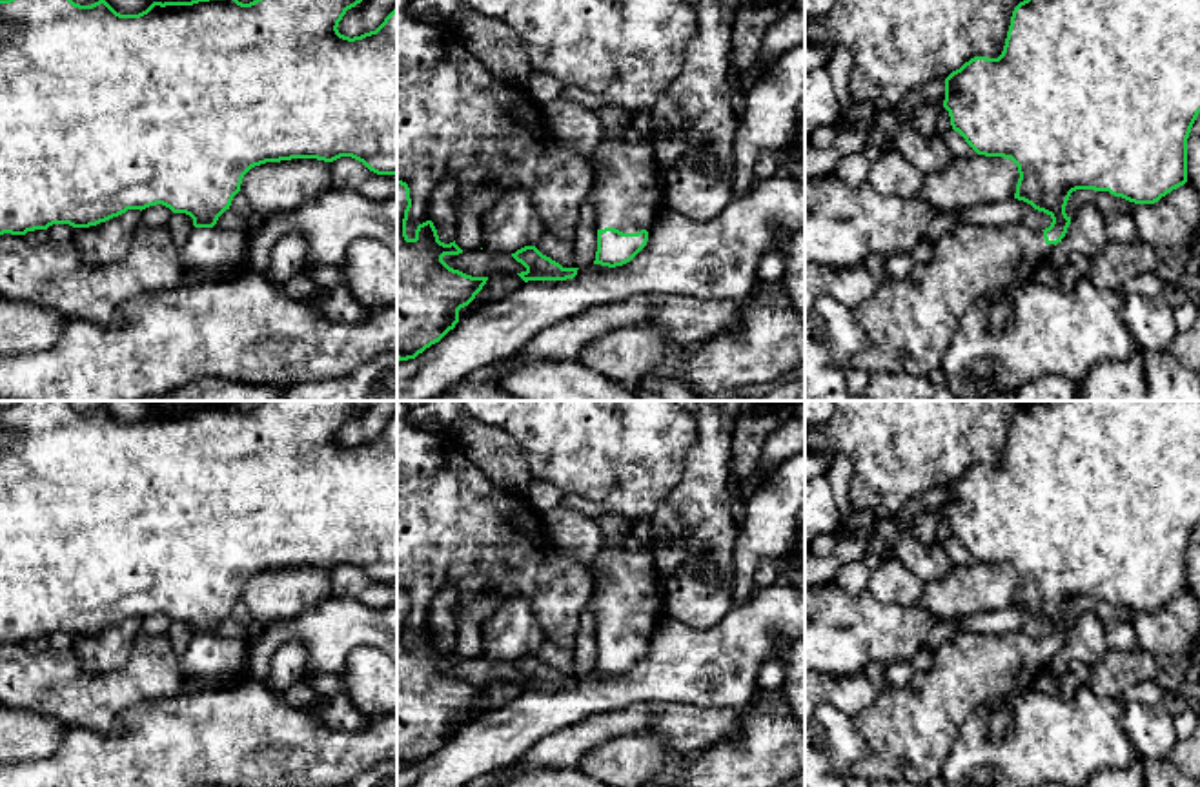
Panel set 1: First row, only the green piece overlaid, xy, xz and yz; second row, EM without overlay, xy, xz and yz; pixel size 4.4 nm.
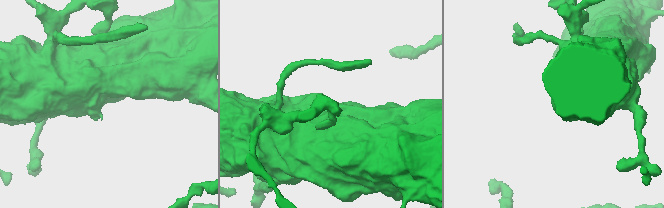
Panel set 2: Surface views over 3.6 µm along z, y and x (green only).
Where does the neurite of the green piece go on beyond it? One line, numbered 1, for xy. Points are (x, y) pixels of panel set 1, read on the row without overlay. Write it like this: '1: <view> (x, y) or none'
1: xy (219, 660)

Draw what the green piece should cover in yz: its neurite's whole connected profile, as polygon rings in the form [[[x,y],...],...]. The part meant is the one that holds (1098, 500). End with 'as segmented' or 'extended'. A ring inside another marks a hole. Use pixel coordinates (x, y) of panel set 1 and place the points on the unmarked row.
[[[1032,401],[1014,415],[1005,454],[998,466],[974,465],[945,486],[943,516],[949,519],[952,537],[958,539],[978,563],[1011,567],[1018,574],[1020,587],[1014,607],[1047,621],[1053,630],[1040,639],[1022,632],[960,632],[932,652],[932,667],[929,670],[916,672],[907,687],[887,687],[870,707],[852,718],[865,743],[865,754],[854,761],[852,776],[865,778],[869,783],[874,780],[892,780],[927,785],[931,780],[940,778],[963,721],[985,703],[1034,687],[1036,678],[1047,670],[1049,661],[1062,650],[1071,632],[1065,614],[1073,599],[1109,599],[1134,612],[1154,612],[1187,590],[1187,547],[1200,521],[1200,401]]] | extended

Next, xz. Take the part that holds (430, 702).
[[[397,588],[397,767],[415,767],[432,752],[439,751],[459,731],[459,718],[468,714],[483,698],[488,685],[472,685],[450,676],[442,665],[459,663],[463,658],[453,650],[439,649],[432,629],[417,634],[415,645],[406,643],[408,619],[412,616],[410,596]]] | as segmented

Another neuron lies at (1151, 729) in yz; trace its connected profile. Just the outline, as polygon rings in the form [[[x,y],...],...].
[[[1125,700],[1122,725],[1144,760],[1167,760],[1178,741],[1175,716],[1162,703],[1144,705]]]

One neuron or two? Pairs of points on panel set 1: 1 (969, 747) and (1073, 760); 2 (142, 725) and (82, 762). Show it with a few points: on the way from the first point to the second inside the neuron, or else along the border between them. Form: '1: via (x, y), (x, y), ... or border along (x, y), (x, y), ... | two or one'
1: via (995, 747), (1047, 747) | one
2: via (128, 740), (106, 762), (97, 762) | one

